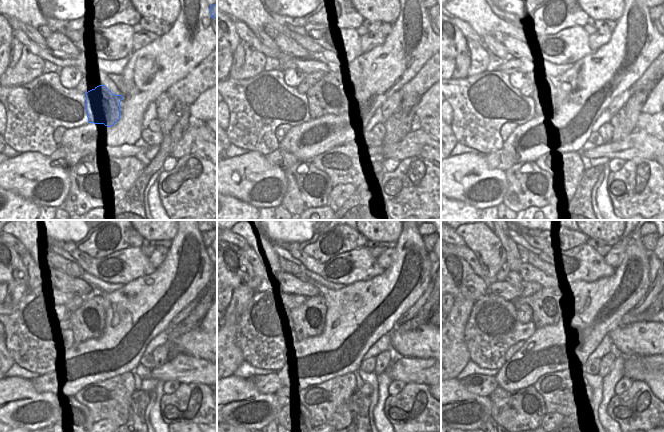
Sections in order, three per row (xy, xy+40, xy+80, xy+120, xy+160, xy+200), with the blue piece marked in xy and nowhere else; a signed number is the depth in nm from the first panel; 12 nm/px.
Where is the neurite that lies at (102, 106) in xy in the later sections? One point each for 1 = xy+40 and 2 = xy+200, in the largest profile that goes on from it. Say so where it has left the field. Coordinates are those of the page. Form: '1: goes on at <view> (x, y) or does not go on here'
1: goes on at xy+40 (323, 98)
2: goes on at xy+200 (543, 303)

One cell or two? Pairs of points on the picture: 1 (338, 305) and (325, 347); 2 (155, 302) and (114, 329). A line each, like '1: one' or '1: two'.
1: one
2: one

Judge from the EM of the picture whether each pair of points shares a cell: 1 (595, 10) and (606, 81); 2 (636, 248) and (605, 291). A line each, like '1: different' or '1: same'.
1: different
2: same

